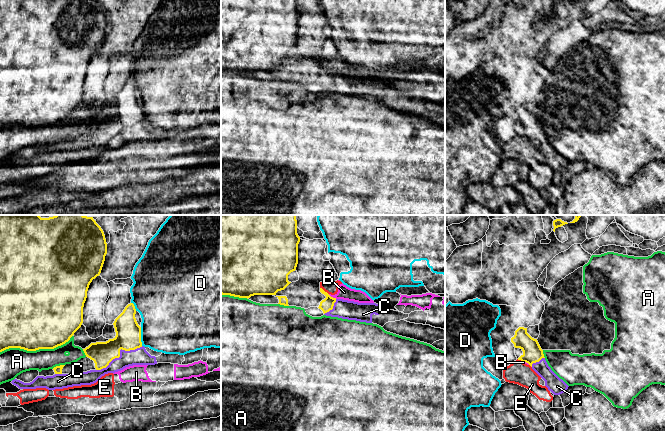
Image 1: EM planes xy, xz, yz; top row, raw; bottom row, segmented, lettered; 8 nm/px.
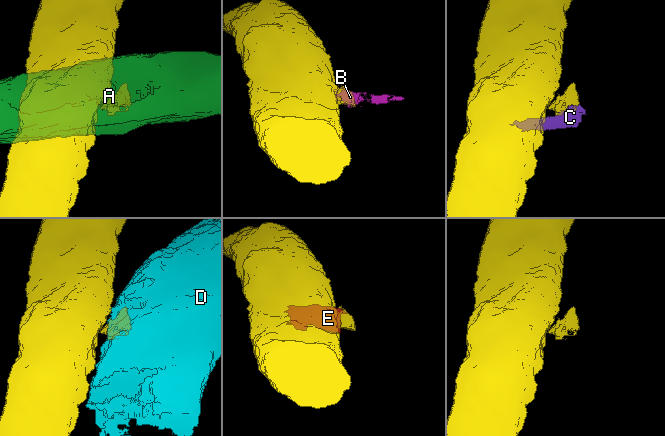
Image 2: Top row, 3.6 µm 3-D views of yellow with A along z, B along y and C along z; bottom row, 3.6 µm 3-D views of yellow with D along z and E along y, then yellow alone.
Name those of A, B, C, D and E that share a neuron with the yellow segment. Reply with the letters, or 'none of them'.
none of them

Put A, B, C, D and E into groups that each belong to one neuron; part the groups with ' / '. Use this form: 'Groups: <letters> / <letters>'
Groups: A / B E / C / D

